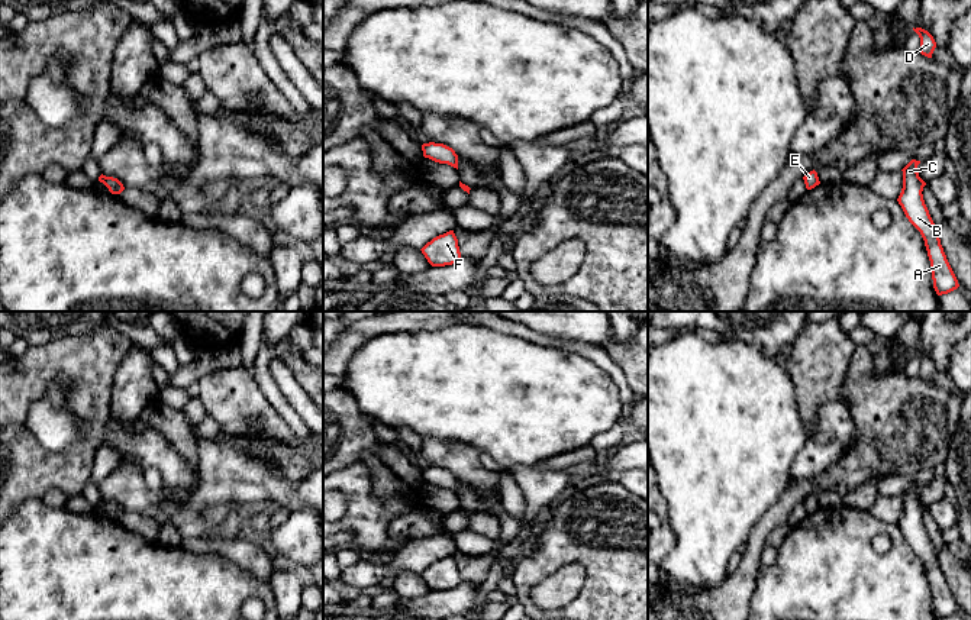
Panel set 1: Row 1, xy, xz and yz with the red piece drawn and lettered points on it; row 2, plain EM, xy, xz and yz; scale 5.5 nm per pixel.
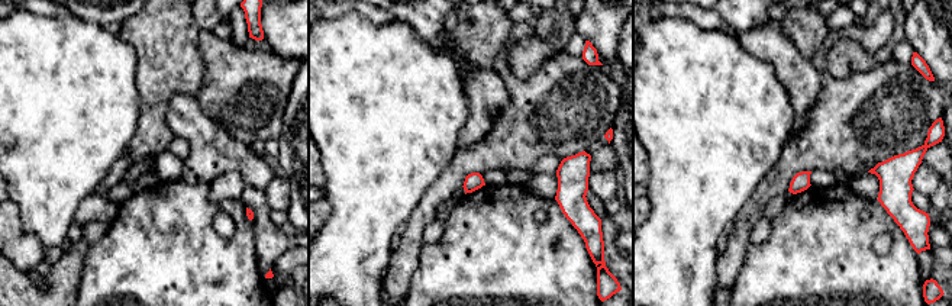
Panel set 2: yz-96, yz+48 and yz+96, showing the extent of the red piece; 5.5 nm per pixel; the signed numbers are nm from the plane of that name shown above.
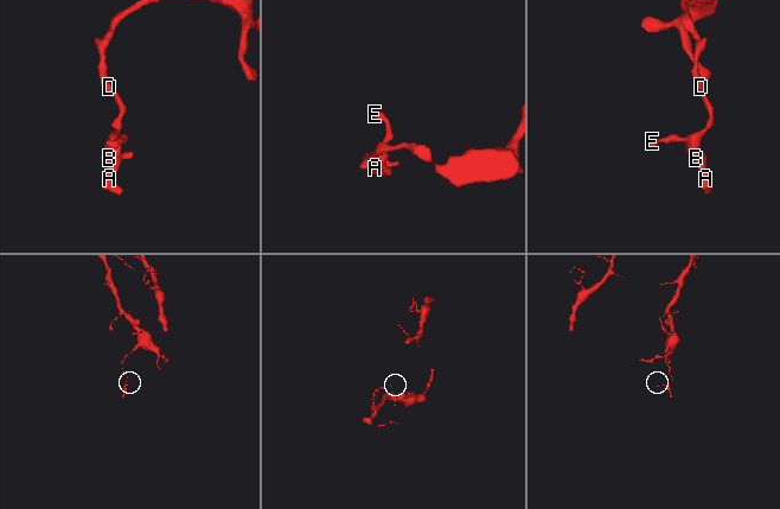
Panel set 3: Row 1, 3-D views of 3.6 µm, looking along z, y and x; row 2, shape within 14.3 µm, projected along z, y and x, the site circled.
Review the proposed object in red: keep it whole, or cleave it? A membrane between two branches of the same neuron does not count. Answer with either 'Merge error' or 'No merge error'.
No merge error

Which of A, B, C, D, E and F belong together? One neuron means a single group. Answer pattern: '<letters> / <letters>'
A B C D E F

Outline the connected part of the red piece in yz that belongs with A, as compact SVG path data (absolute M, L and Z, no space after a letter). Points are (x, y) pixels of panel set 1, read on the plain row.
M912 484L903 495L903 513L897 523L909 546L920 556L932 591L933 613L938 620L948 619L959 611L958 604L946 584L939 564L939 550L929 539L923 524L926 507L919 501L920 485Z

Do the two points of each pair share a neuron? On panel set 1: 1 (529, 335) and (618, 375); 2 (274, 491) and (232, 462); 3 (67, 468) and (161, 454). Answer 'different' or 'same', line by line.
1: same
2: same
3: different

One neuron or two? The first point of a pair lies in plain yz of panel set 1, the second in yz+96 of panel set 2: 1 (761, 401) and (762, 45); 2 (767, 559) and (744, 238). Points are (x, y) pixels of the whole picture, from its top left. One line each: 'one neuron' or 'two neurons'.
1: two neurons
2: two neurons

